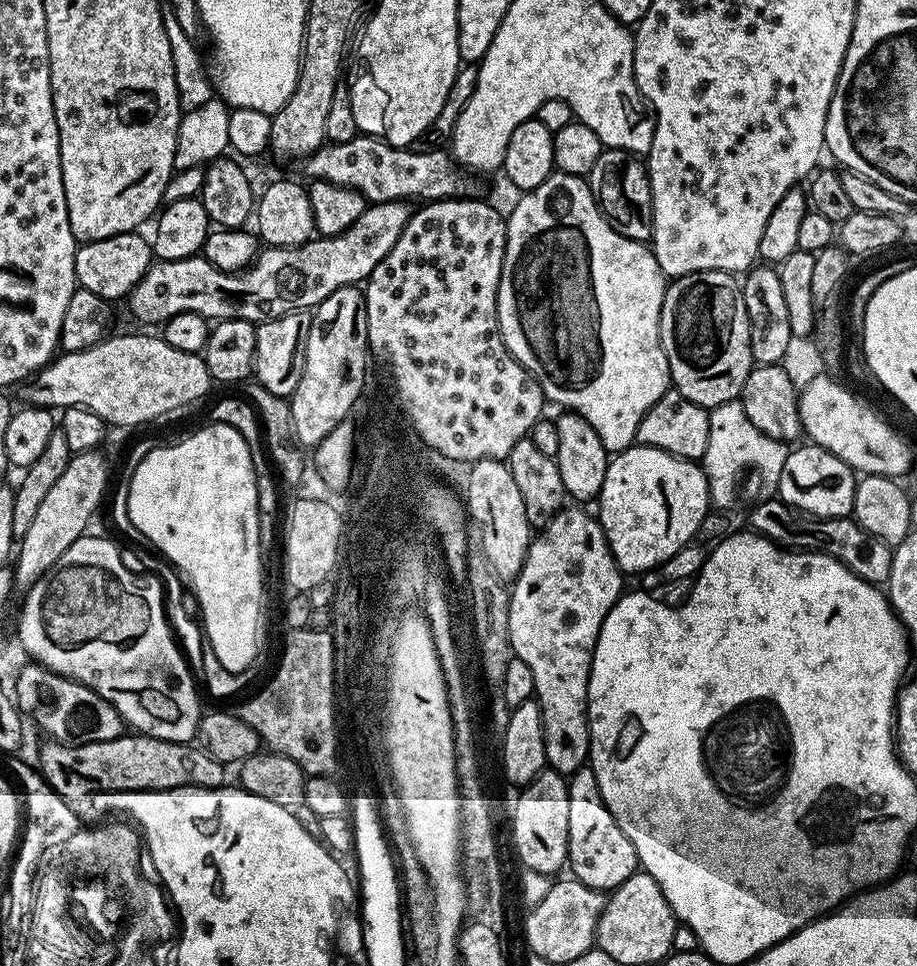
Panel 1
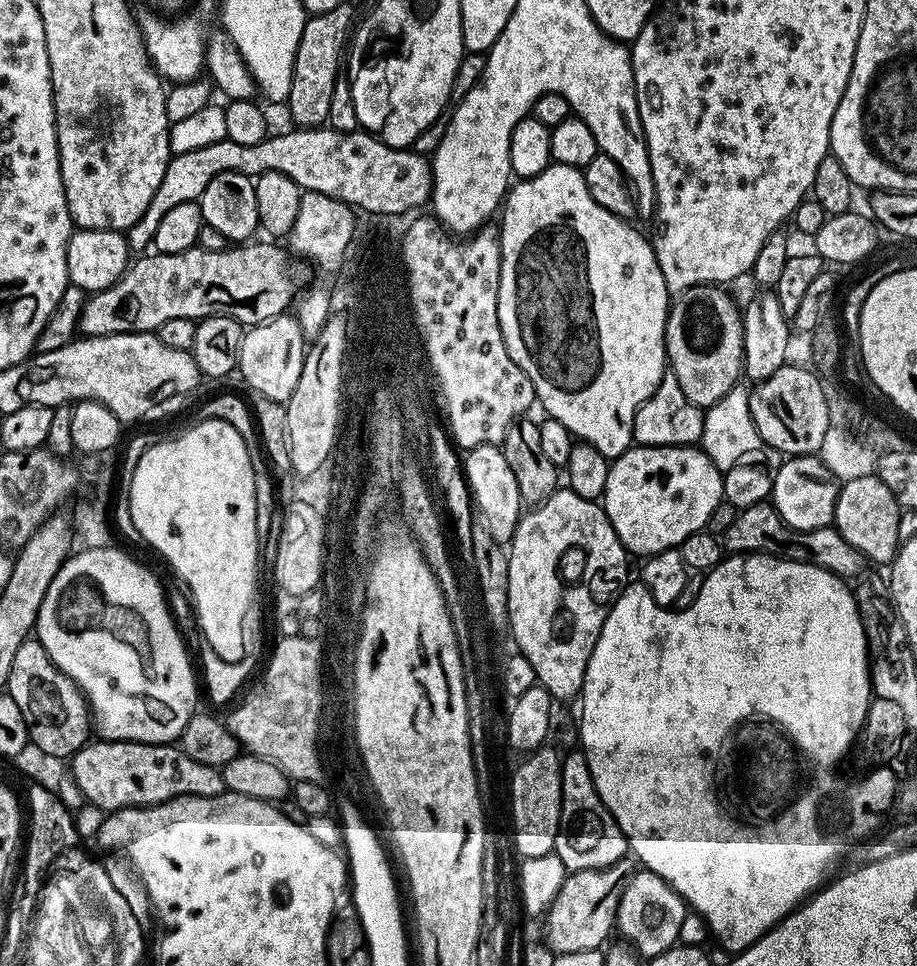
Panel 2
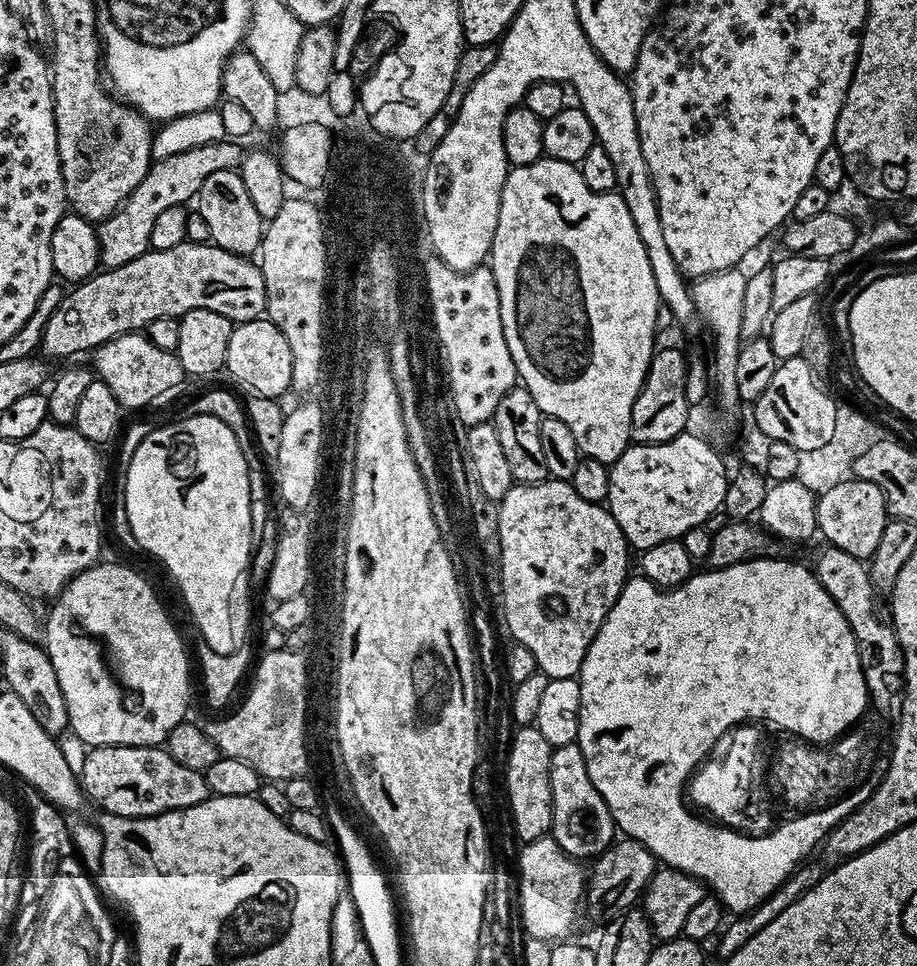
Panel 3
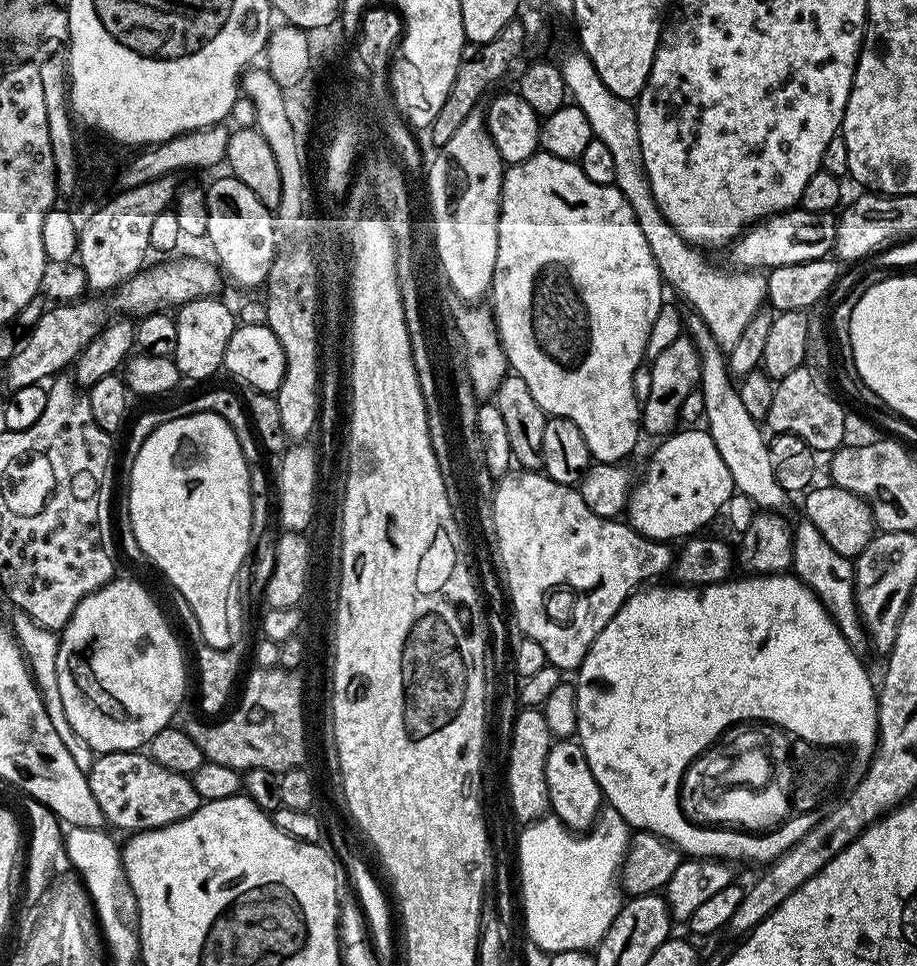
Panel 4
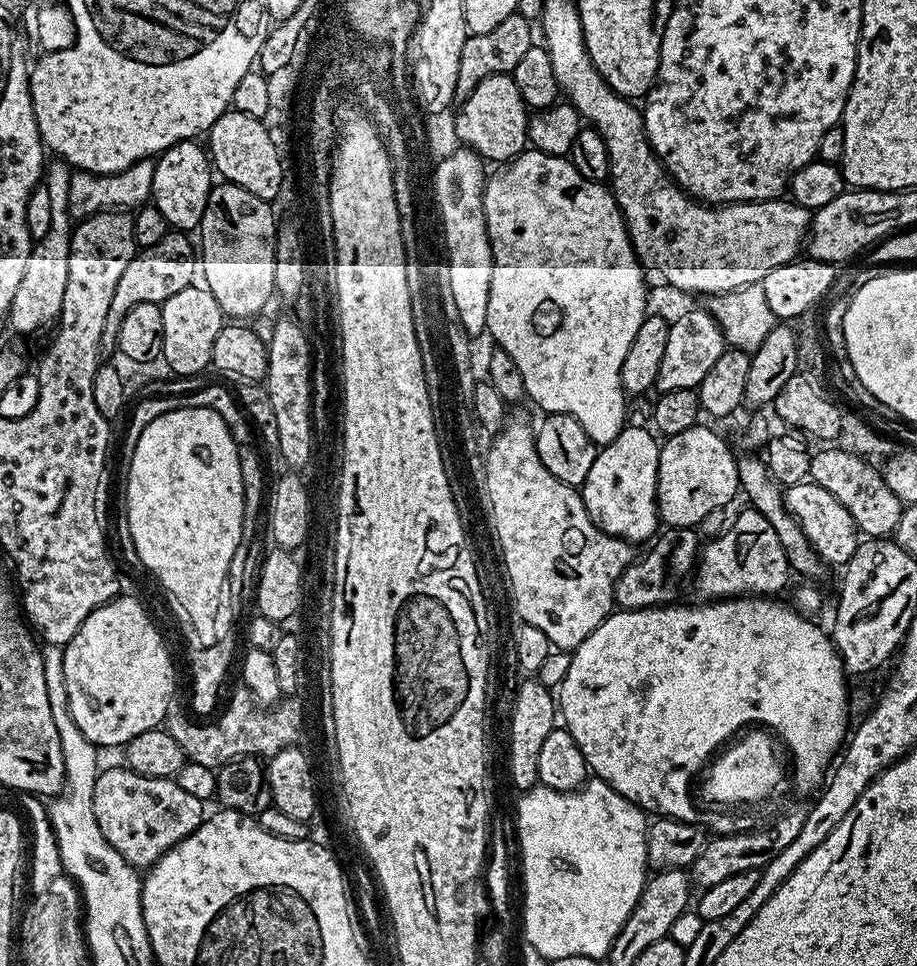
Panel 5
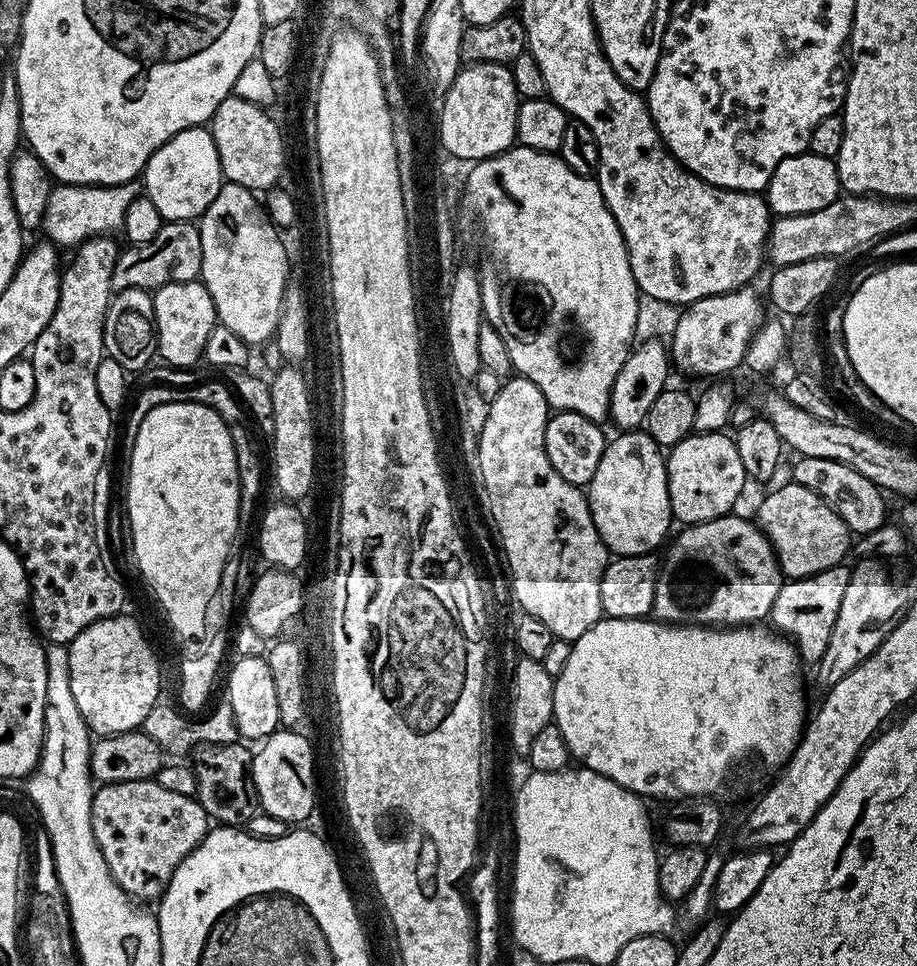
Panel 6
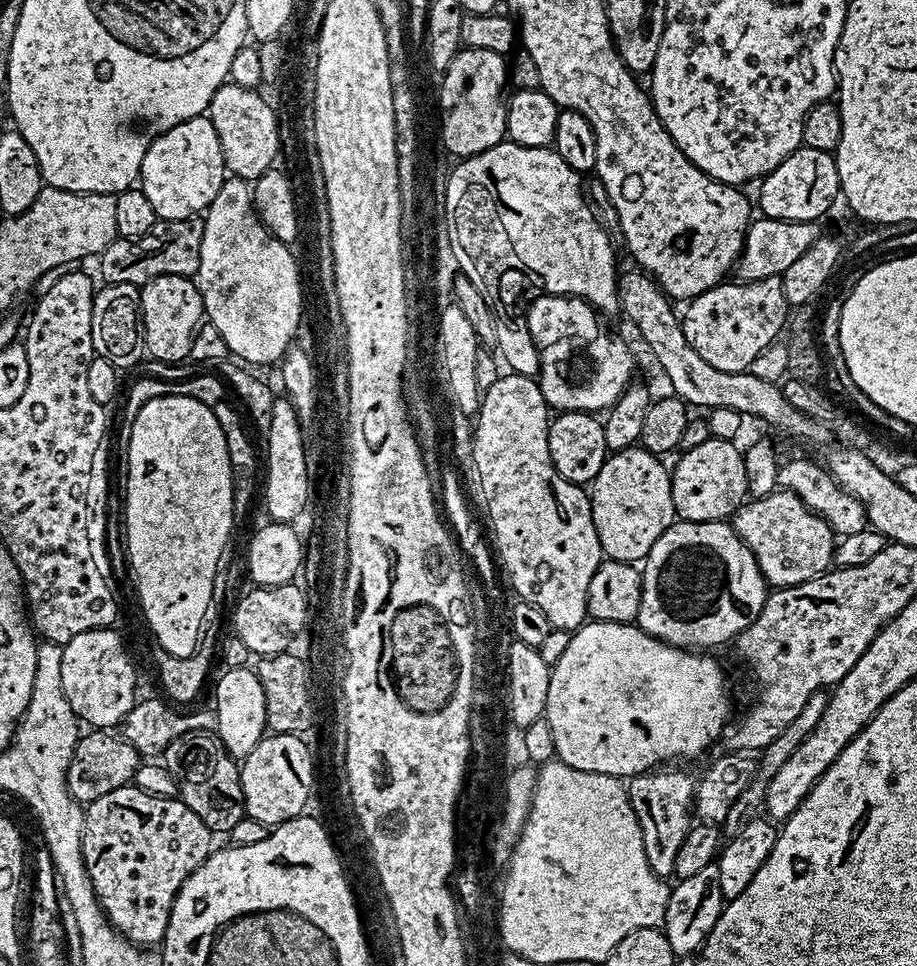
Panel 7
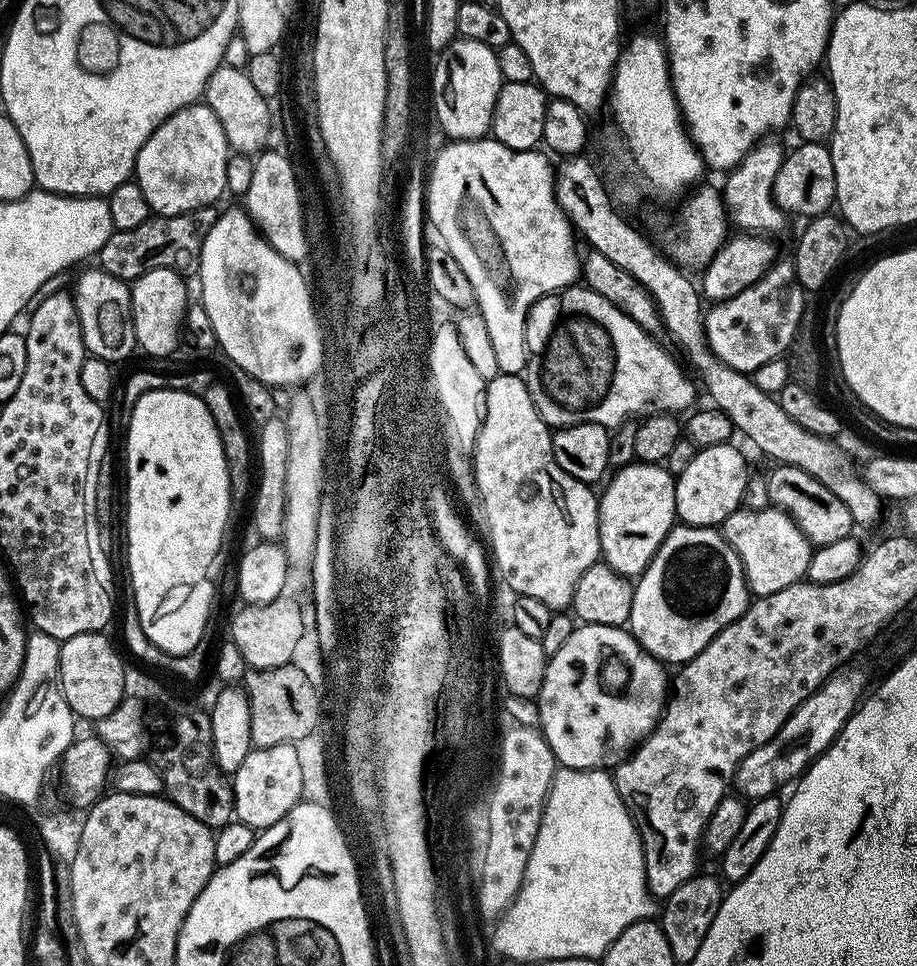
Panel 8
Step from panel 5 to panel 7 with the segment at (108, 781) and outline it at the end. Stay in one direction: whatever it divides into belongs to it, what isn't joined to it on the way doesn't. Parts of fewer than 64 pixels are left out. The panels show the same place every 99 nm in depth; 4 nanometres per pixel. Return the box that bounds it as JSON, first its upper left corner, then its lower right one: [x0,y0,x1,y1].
[82,786,214,946]

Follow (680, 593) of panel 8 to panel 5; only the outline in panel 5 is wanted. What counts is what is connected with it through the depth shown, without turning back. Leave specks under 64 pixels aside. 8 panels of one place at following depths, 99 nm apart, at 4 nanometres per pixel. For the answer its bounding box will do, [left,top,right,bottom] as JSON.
[694,507,790,601]

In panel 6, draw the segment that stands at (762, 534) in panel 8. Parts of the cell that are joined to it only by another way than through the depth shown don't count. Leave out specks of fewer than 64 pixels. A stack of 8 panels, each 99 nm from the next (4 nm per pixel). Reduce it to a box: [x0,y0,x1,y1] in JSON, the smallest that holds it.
[755,482,850,580]

